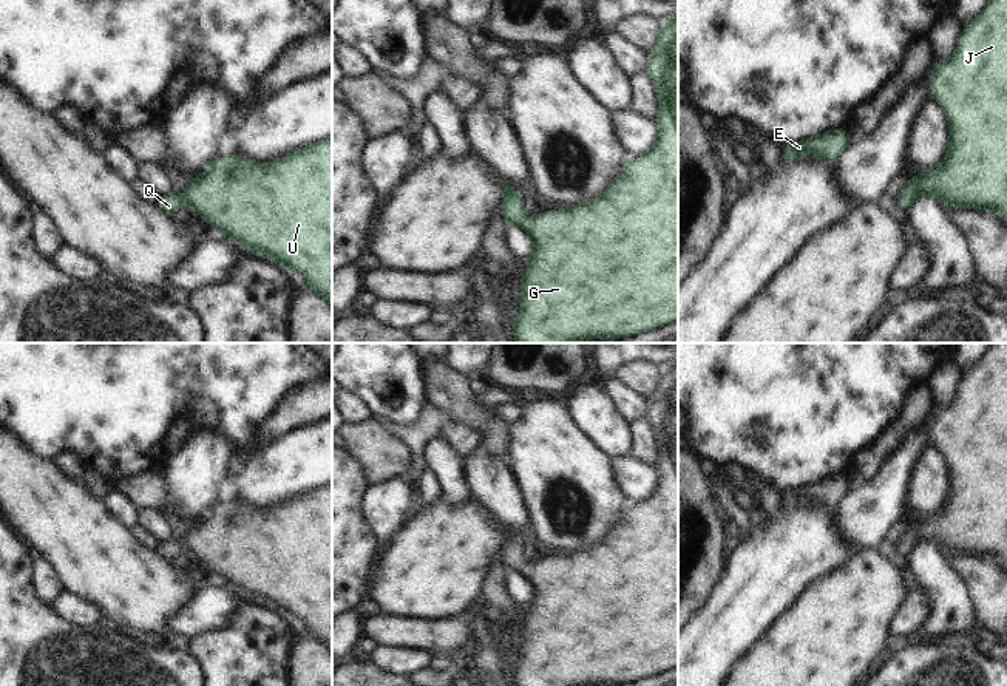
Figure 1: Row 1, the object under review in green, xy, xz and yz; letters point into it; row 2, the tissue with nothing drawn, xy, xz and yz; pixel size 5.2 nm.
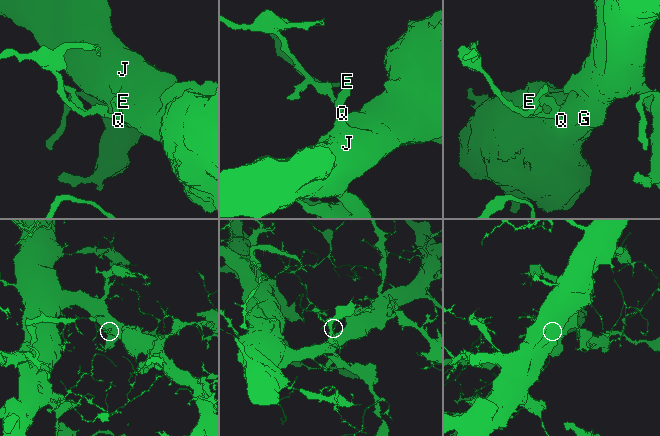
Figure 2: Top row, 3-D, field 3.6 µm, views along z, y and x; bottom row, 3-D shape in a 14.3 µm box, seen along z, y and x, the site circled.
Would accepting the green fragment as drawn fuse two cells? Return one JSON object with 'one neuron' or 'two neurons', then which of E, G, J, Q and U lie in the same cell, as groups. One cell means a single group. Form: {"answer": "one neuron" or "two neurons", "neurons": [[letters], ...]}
{"answer": "one neuron", "neurons": [["E", "G", "J", "Q", "U"]]}

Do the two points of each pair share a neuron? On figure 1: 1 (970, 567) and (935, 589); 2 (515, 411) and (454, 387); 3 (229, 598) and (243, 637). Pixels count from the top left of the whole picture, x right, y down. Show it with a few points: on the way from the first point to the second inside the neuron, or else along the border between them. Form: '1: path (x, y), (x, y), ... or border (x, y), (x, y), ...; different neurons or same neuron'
1: border (945, 552), (964, 580), (975, 607); different neurons
2: border (491, 408), (508, 425); different neurons
3: border (244, 597), (235, 618), (226, 628), (204, 635); different neurons

